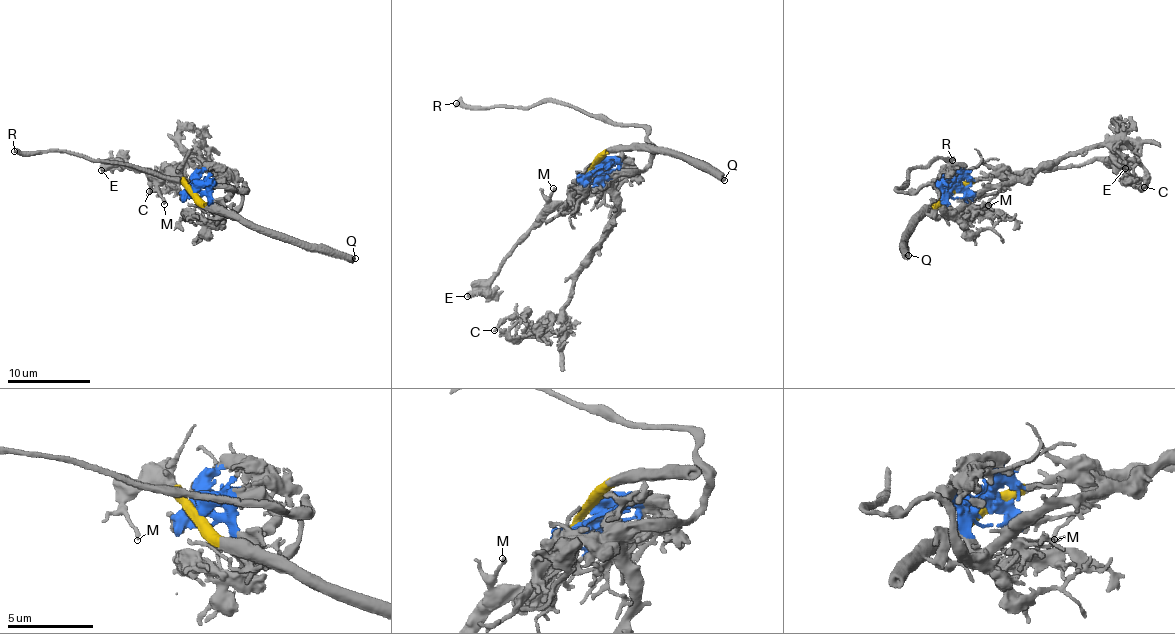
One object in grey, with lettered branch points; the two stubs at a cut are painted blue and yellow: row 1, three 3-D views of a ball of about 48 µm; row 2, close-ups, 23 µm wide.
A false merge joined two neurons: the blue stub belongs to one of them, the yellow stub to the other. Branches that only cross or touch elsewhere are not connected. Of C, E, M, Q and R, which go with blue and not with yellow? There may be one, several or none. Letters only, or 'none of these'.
C, R

